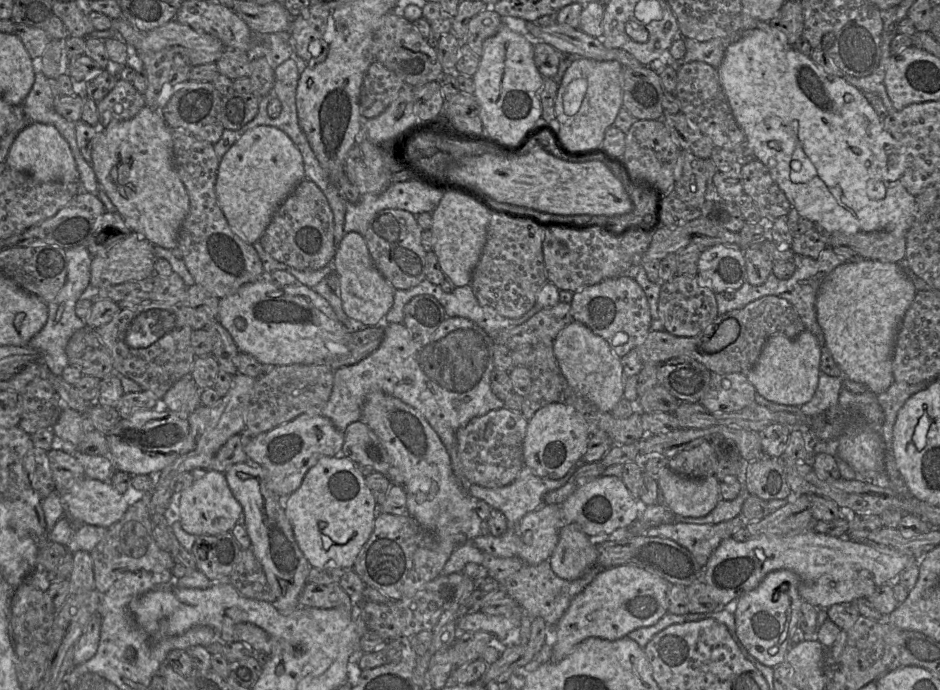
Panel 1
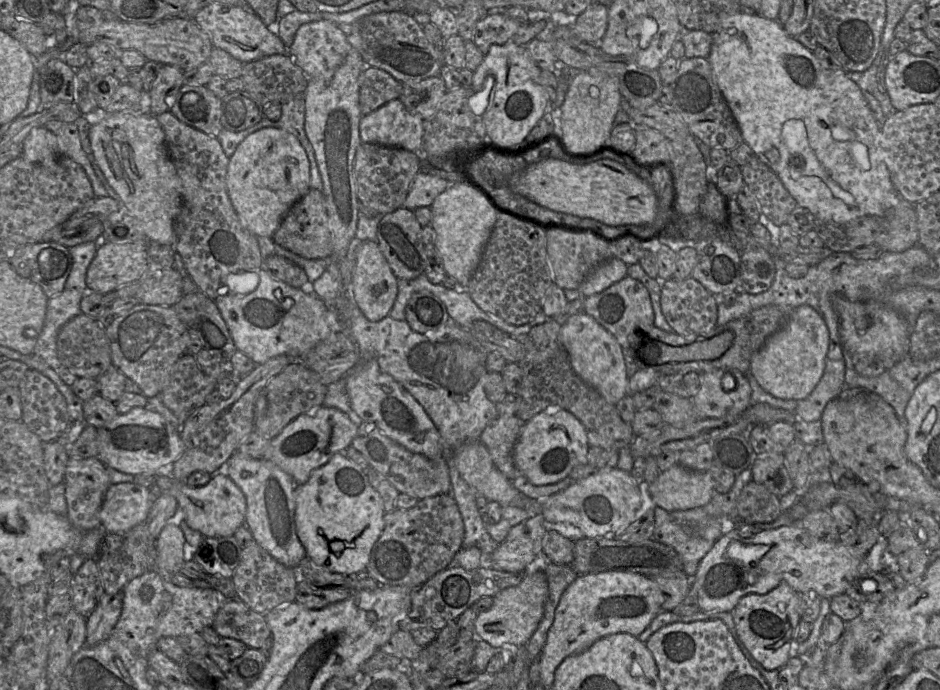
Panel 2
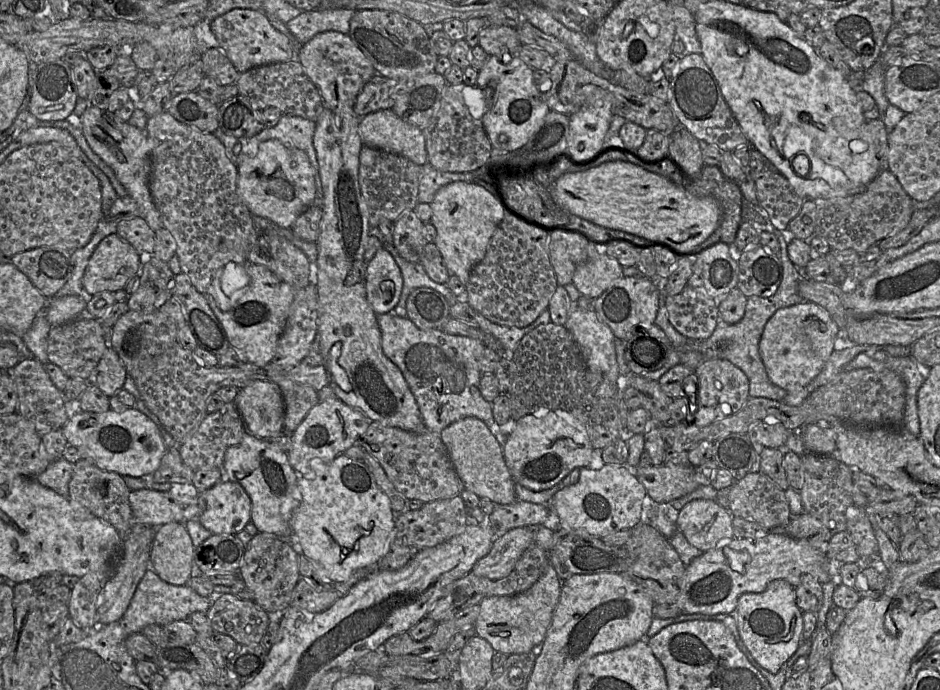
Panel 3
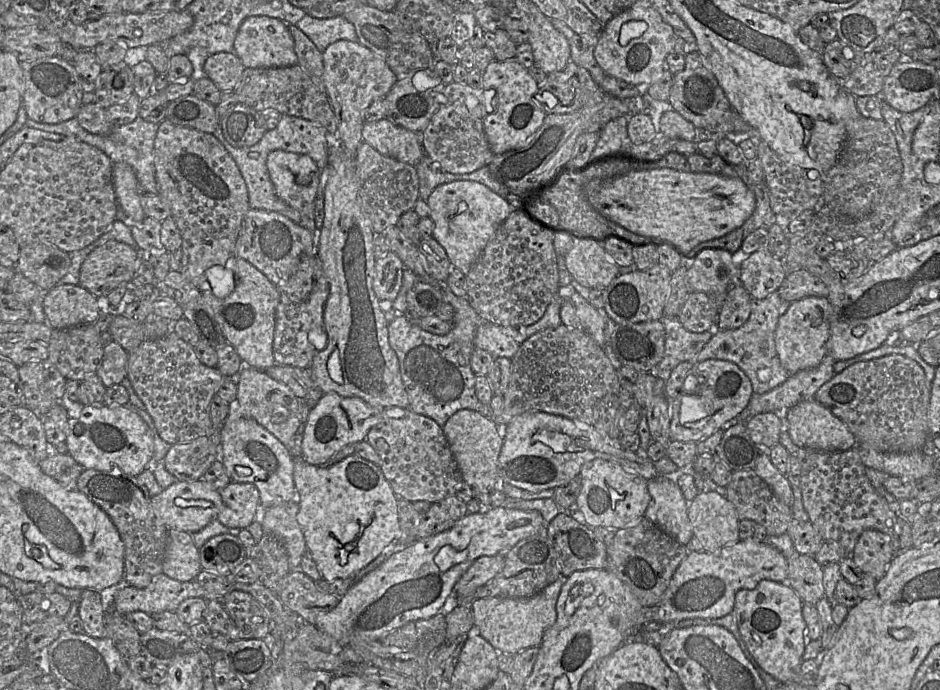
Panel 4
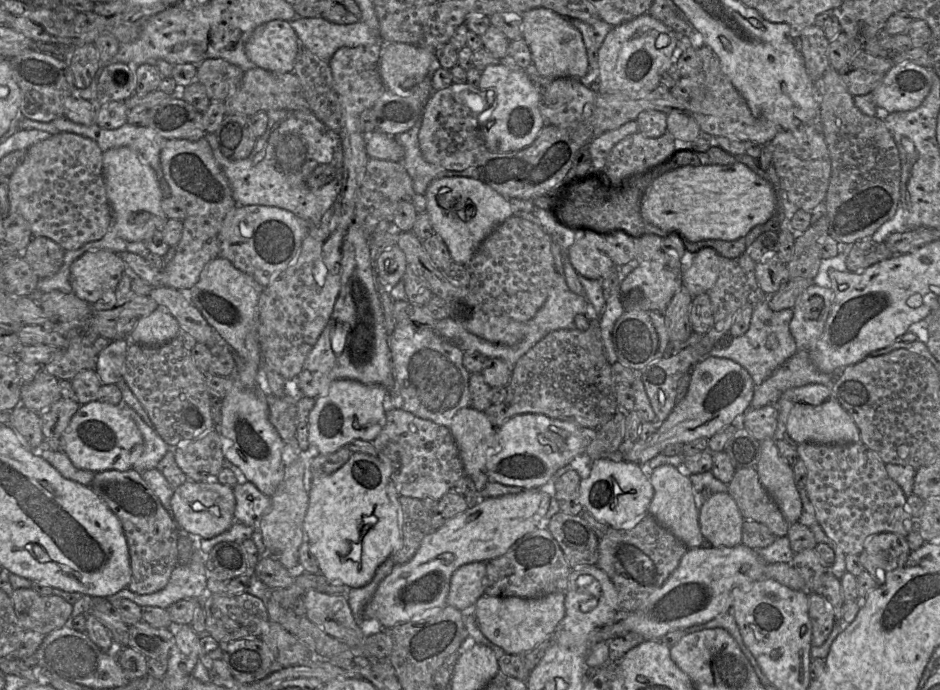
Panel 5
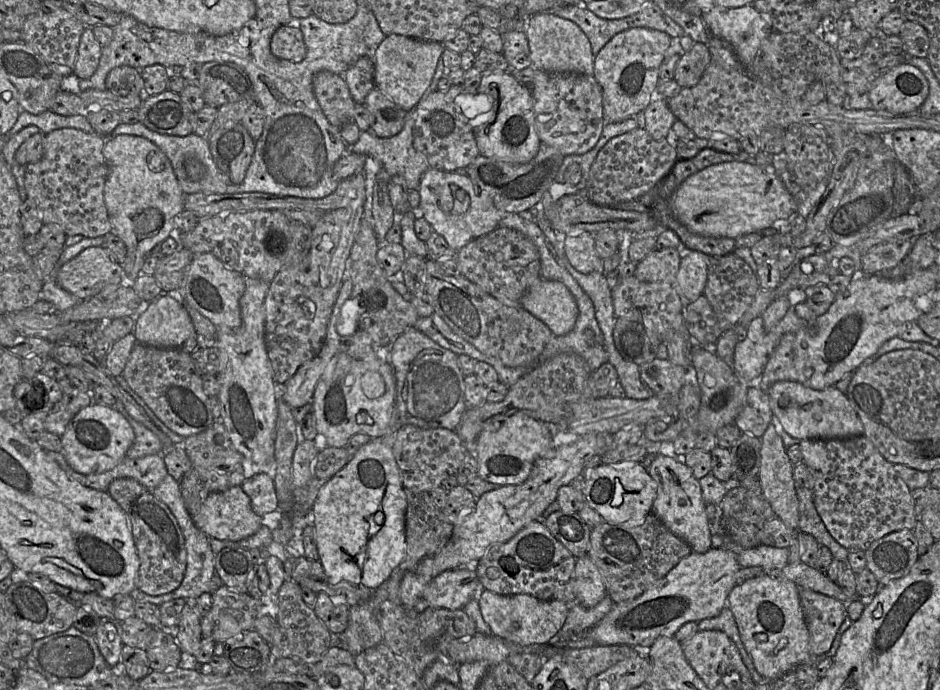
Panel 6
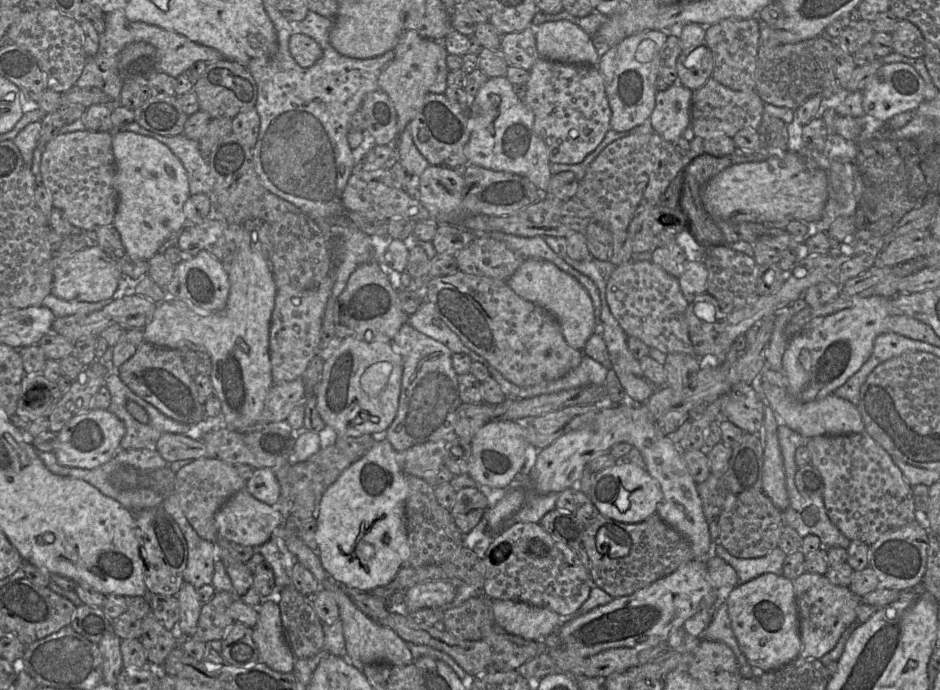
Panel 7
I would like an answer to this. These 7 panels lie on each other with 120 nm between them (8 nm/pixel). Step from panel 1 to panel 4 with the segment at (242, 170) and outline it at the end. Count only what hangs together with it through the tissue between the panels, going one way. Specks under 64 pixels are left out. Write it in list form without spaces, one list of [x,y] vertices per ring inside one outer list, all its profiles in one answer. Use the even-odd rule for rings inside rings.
[[[275,150],[266,164],[277,195],[291,208],[301,211],[314,203],[321,170],[309,156]]]

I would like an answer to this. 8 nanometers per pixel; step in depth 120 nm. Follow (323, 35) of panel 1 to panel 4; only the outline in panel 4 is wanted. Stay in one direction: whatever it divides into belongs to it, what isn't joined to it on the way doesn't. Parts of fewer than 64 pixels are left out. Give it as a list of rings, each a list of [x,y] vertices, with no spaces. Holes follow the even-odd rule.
[[[338,40],[323,52],[323,84],[333,108],[338,140],[342,147],[356,158],[359,145],[363,142],[362,129],[367,108],[376,99],[383,99],[398,81],[387,63],[358,41]]]

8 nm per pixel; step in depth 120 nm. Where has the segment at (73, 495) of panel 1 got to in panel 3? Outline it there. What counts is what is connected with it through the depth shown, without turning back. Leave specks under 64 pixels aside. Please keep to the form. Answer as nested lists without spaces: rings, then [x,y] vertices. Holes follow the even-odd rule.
[[[171,484],[169,491],[150,489],[130,491],[129,504],[136,524],[155,528],[171,523],[197,520],[204,510],[204,501],[191,485]]]

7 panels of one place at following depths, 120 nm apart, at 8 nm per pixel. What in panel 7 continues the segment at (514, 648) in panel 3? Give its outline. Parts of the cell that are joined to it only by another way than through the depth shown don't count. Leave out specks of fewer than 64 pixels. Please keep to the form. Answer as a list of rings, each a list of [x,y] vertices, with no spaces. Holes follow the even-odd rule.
[[[501,599],[492,600],[491,606],[496,624],[524,639],[543,640],[562,624],[563,617],[544,607]]]

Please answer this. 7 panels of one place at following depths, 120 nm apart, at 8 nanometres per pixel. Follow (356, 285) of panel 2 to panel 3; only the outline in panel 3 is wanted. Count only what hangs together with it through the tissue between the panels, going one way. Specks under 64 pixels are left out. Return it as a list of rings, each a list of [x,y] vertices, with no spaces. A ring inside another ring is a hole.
[[[380,248],[366,269],[366,293],[368,303],[375,313],[390,313],[398,304],[403,288],[401,270],[393,256]]]

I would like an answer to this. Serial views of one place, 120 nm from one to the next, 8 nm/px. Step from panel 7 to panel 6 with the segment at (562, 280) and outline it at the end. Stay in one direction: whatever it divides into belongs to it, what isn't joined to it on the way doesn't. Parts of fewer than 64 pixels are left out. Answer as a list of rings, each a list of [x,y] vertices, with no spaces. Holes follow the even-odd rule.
[[[538,279],[523,295],[520,305],[549,327],[555,336],[568,334],[578,317],[574,296],[559,281]]]

